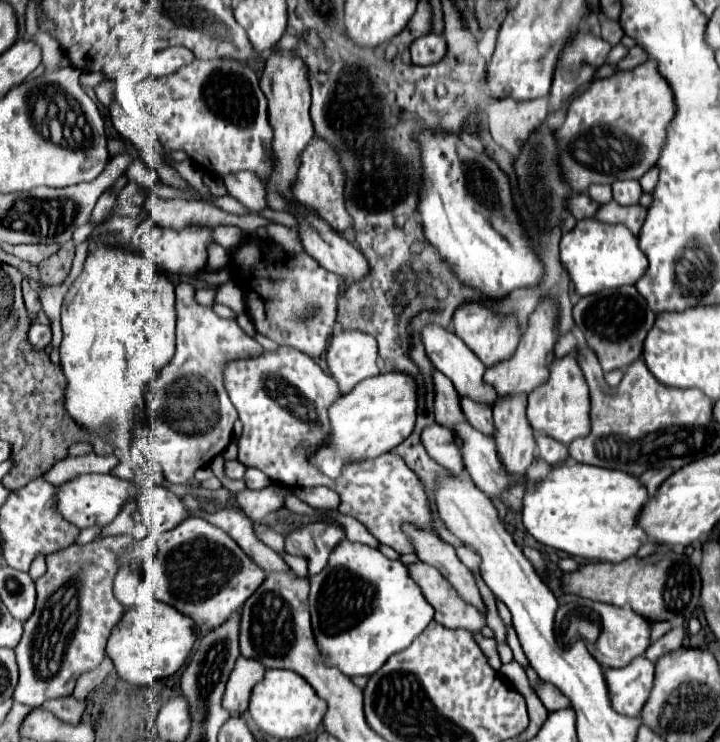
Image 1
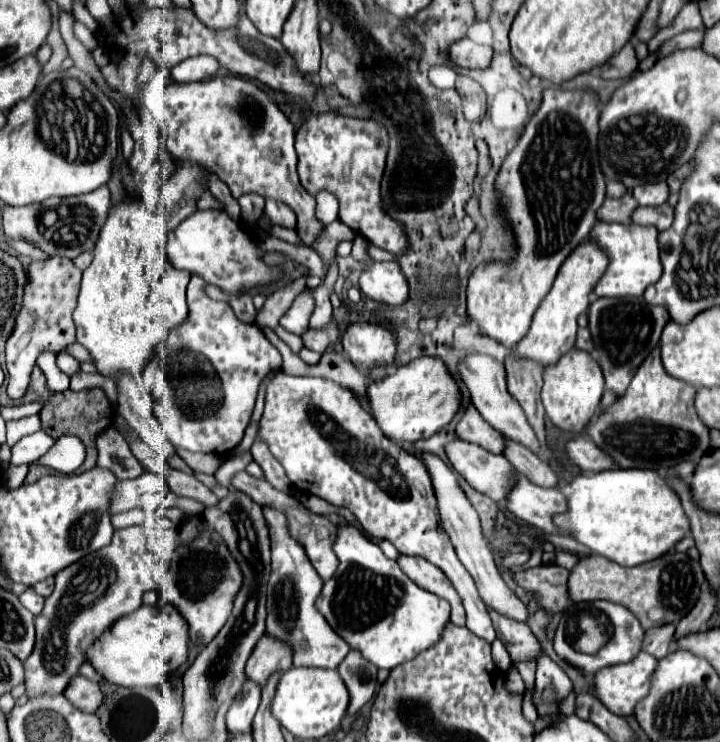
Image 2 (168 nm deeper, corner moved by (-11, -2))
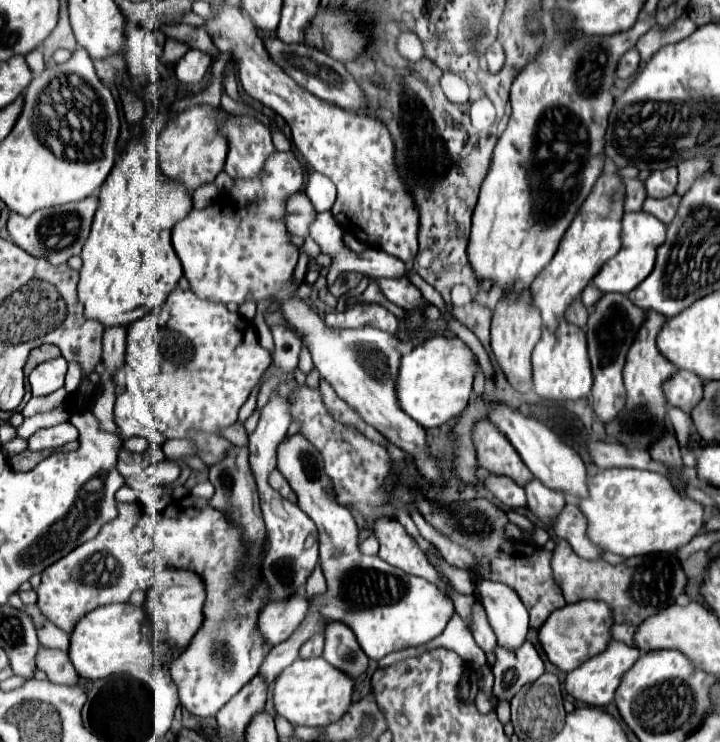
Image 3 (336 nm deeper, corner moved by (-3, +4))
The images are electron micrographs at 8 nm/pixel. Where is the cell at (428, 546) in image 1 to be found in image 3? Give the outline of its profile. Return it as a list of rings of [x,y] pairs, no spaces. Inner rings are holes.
[[[526,641],[518,653],[508,653],[496,647],[496,665],[492,667],[492,673],[496,677],[494,695],[510,703],[524,685],[530,685],[544,673],[544,663],[538,651]]]

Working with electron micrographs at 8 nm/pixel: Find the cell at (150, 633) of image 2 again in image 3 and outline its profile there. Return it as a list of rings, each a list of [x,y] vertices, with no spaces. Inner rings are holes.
[[[112,603],[112,605],[104,605],[98,607],[90,613],[86,613],[72,629],[70,633],[70,649],[68,649],[70,661],[76,669],[76,673],[82,679],[104,679],[108,675],[114,673],[134,673],[142,669],[142,661],[154,661],[156,659],[156,643],[152,639],[152,629],[148,625],[148,619],[144,615],[142,607],[136,607],[132,603]]]

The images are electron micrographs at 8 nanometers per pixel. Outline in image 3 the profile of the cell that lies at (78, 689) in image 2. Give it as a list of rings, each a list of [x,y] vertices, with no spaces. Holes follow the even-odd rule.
[[[40,645],[36,653],[36,665],[42,669],[52,683],[64,683],[64,685],[76,685],[78,675],[68,659],[66,651],[60,649],[50,649]]]

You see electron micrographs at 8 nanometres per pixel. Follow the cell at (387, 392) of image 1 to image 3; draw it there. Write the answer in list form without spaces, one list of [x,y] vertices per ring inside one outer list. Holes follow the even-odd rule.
[[[446,335],[432,337],[402,357],[400,377],[396,381],[398,403],[424,429],[438,427],[466,409],[472,395],[472,381],[476,369],[476,357],[462,339],[450,339]]]

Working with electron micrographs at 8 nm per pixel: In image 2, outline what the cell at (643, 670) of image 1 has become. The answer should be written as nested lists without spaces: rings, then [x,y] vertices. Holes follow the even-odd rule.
[[[642,651],[632,663],[620,667],[608,667],[608,671],[598,671],[596,695],[598,699],[616,715],[630,717],[634,707],[650,691],[650,677],[658,667],[658,659]]]

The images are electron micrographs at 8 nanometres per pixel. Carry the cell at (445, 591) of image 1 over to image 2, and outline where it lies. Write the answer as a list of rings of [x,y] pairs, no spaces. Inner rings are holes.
[[[400,555],[398,559],[400,569],[422,589],[432,591],[434,595],[440,595],[442,599],[446,599],[452,607],[450,613],[450,621],[454,625],[466,625],[466,613],[462,607],[462,599],[460,595],[456,595],[456,589],[452,587],[450,579],[444,575],[444,571],[440,571],[436,565],[430,565],[426,559],[416,559],[410,555]]]

